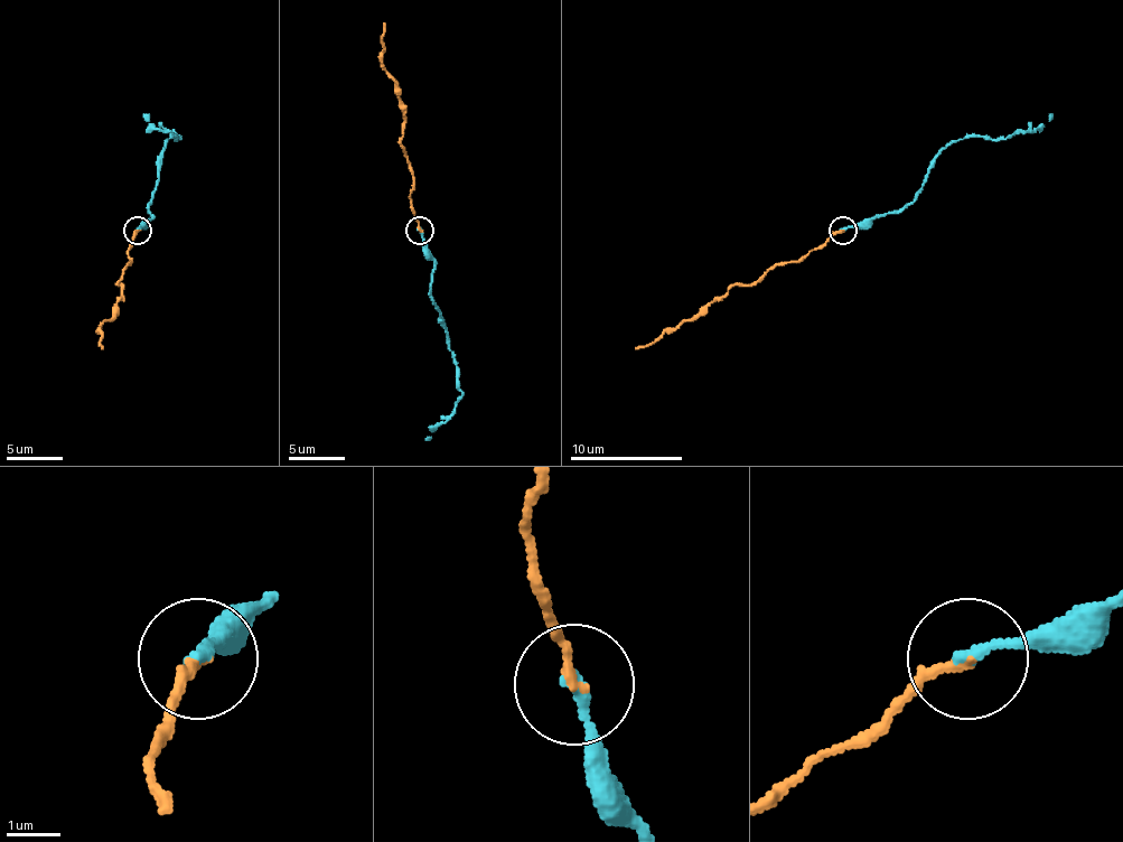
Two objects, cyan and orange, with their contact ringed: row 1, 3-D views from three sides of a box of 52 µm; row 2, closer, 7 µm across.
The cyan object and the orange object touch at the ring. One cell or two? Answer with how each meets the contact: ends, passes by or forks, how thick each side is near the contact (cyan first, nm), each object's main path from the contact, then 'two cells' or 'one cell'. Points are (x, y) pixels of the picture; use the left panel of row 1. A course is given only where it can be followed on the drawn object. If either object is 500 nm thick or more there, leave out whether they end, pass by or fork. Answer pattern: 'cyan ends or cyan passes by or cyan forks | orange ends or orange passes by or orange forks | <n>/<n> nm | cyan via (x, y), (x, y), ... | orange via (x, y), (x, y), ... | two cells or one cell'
cyan ends | orange ends | 240/170 nm | cyan via (137, 230), (151, 215), (157, 159), (170, 137), (179, 137), (153, 129), (142, 114) | orange via (137, 230), (129, 249), (131, 263), (118, 282), (123, 286), (118, 310), (101, 327), (101, 349) | one cell

